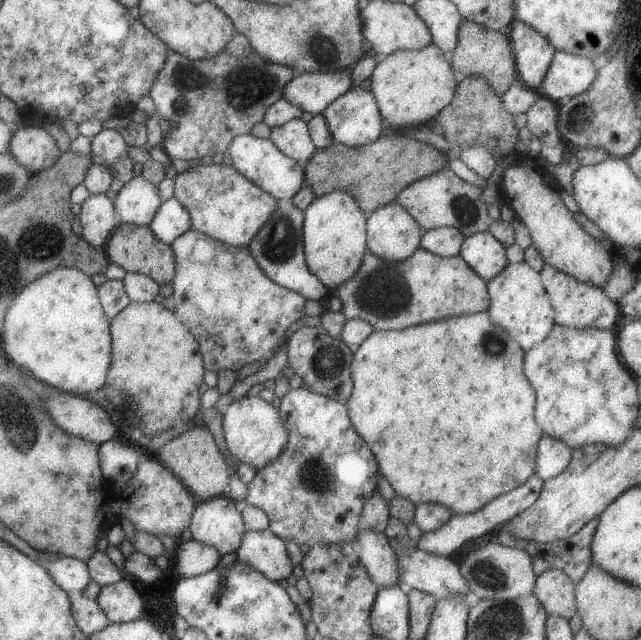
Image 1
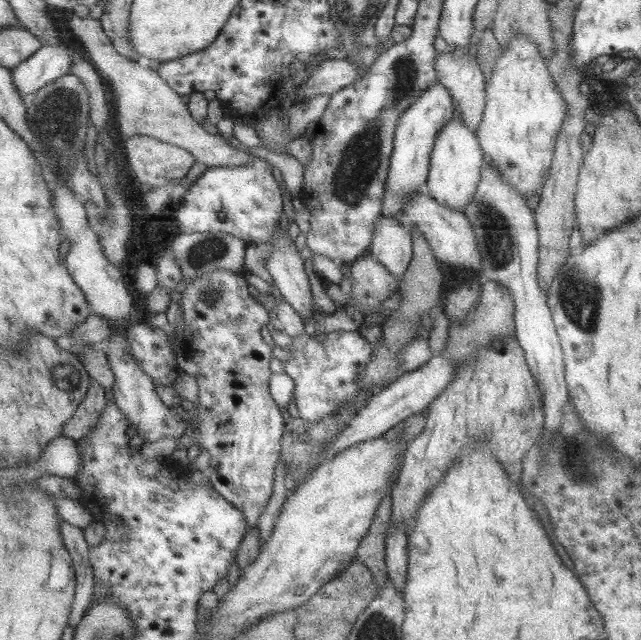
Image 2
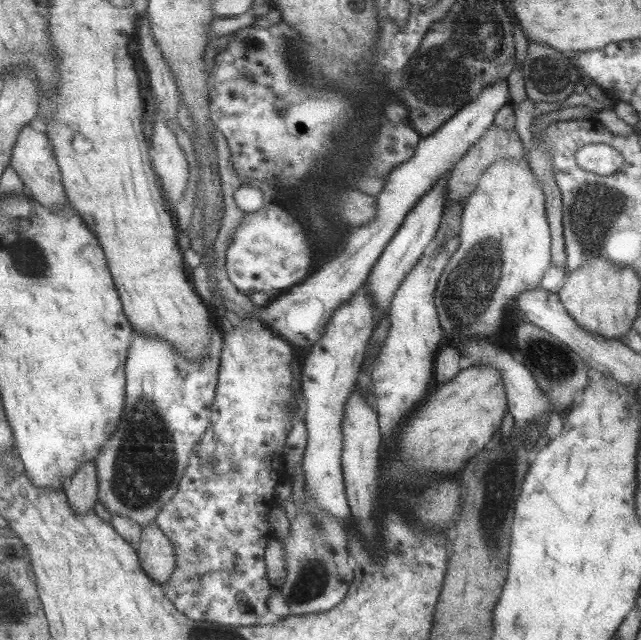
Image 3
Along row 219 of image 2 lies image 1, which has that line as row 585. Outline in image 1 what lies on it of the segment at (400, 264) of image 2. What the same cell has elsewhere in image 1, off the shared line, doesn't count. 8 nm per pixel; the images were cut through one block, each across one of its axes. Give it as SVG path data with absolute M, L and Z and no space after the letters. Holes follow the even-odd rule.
M360 526L355 545L359 562L378 589L400 585L396 552L384 534Z

